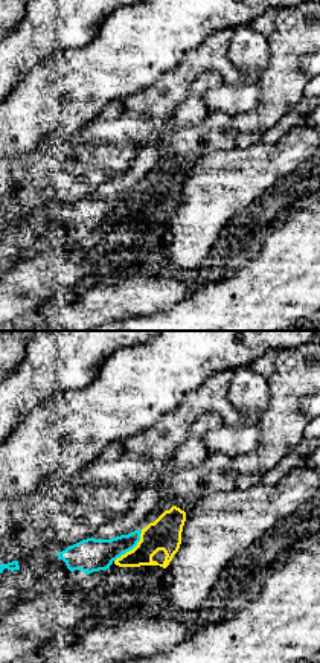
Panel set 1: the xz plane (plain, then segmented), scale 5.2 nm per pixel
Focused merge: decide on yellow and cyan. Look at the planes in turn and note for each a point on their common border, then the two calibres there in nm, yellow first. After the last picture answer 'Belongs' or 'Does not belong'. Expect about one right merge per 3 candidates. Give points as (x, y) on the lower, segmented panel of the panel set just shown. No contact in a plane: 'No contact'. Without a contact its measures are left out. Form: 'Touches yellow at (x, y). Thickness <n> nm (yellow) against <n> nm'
Touches yellow at (133, 549). Thickness 180 nm (yellow) against 180 nm

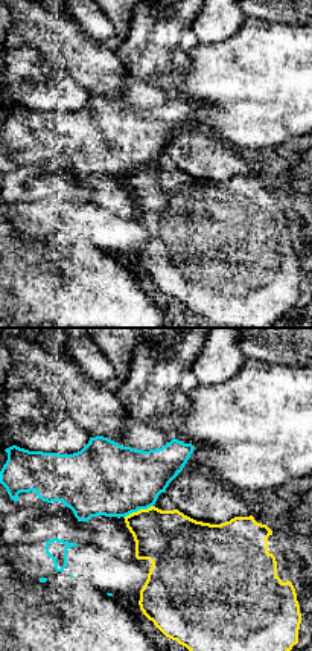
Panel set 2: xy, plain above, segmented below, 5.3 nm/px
Touches yellow at (137, 511). Thickness 320 nm (yellow) against 380 nm

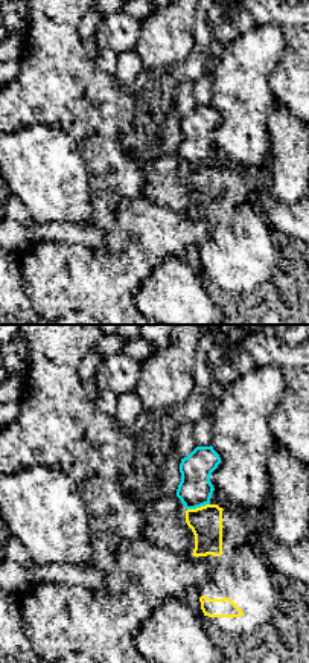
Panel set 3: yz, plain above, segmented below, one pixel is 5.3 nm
Touches yellow at (198, 508). Thickness 170 nm (yellow) against 180 nm

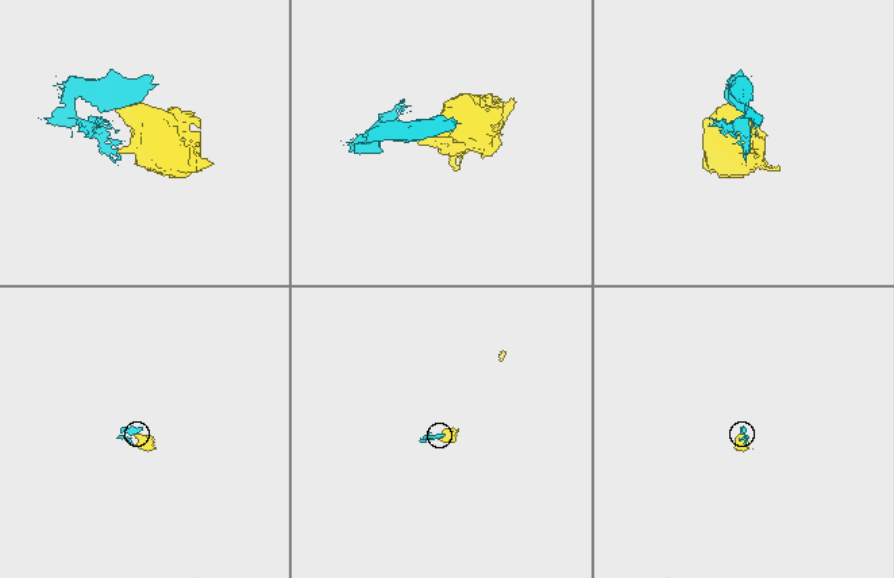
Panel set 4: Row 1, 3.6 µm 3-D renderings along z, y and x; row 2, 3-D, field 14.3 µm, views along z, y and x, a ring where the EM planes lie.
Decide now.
Does not belong

